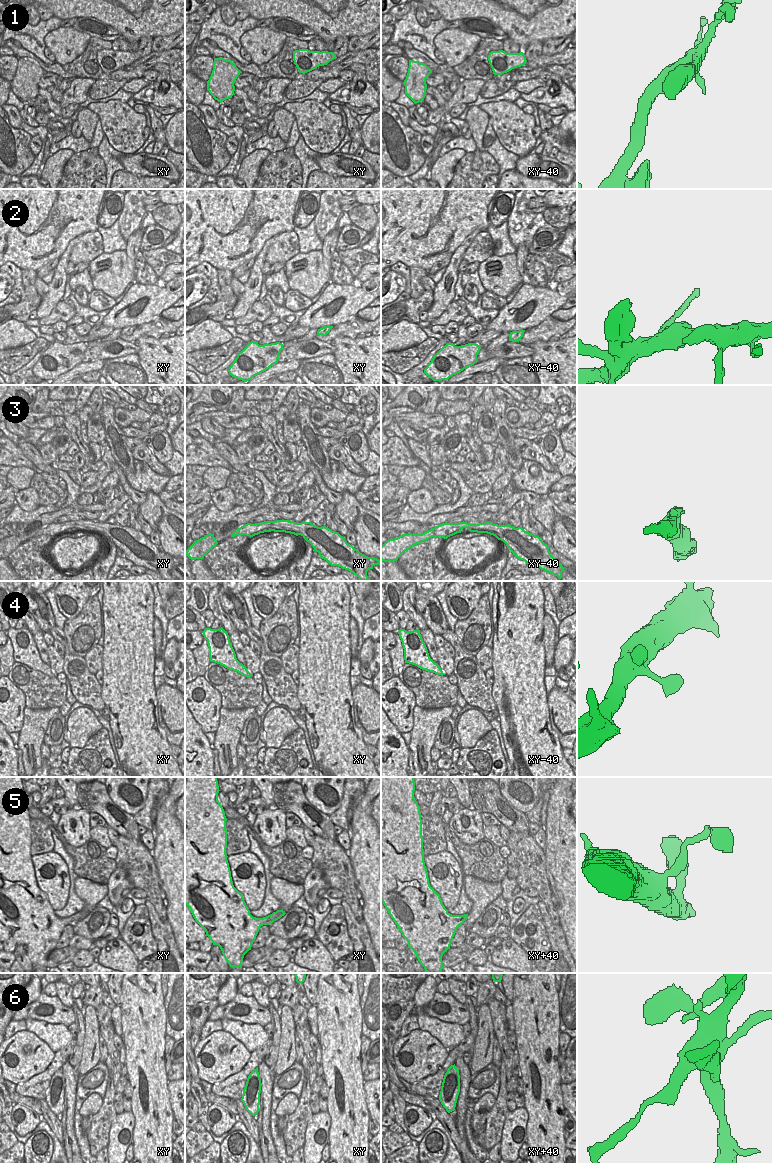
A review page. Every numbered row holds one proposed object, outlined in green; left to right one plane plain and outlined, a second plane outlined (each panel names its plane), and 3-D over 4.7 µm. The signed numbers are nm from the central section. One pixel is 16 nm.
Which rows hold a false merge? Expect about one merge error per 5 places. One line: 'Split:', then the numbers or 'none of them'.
Split: 1, 2, 6

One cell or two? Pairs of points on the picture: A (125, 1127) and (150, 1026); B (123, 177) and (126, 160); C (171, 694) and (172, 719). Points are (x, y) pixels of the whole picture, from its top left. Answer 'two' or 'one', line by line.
A: two
B: two
C: one

